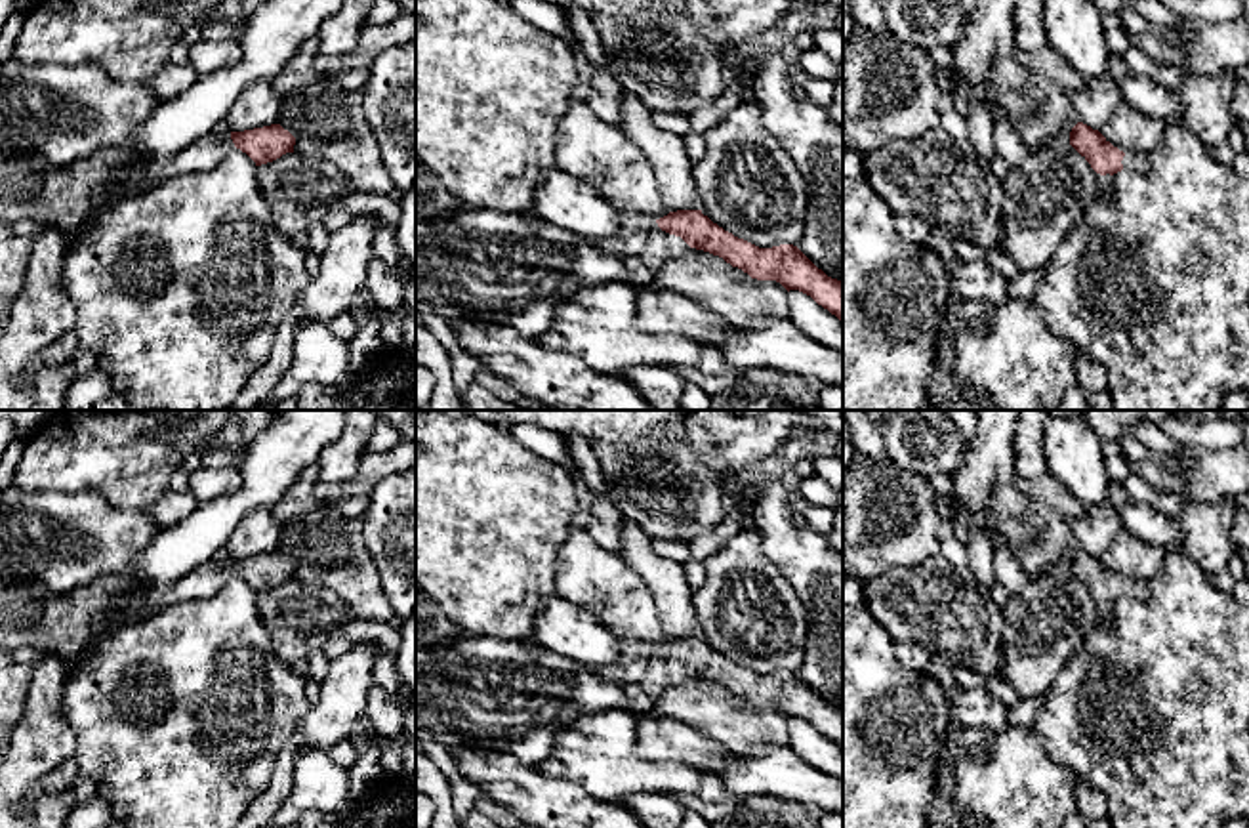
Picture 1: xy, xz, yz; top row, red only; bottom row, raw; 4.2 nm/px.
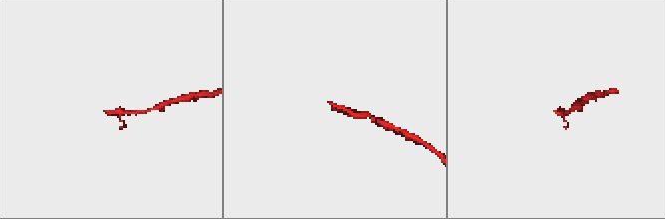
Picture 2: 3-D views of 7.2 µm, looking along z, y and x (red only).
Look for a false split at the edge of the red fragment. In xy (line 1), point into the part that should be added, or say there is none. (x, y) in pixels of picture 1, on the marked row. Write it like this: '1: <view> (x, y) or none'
1: xy (208, 151)

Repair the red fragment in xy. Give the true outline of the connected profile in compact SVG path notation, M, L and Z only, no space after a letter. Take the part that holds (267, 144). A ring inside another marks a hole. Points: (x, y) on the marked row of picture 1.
M280 124L231 132L229 135L210 132L177 153L172 160L147 164L141 179L141 191L187 172L212 170L219 166L235 147L246 153L256 166L261 166L286 153L294 153L294 145L296 137Z

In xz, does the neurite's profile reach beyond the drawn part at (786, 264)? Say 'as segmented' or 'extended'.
extended

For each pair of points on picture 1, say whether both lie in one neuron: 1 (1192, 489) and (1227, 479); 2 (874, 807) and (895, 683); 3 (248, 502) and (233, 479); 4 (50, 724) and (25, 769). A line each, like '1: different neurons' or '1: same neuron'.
1: same neuron
2: same neuron
3: different neurons
4: same neuron

